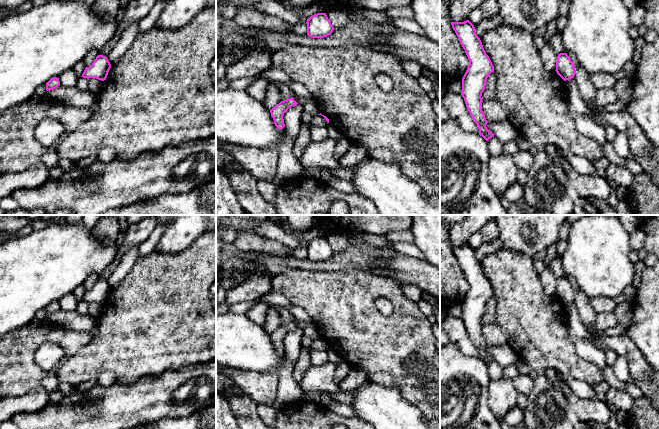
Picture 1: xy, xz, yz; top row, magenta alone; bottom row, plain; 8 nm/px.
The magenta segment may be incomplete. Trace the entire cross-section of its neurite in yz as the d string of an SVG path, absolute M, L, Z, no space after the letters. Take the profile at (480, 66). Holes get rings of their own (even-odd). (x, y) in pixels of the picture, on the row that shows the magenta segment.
M469 20L451 22L451 25L469 59L468 68L462 78L461 95L473 121L478 126L479 135L488 141L494 134L486 127L488 121L482 111L481 96L488 76L494 72L494 66L476 34L474 25Z

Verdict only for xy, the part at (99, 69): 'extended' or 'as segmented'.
as segmented

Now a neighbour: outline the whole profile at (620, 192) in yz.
M613 185L613 190L615 191L615 195L618 200L625 199L627 189L619 185Z

